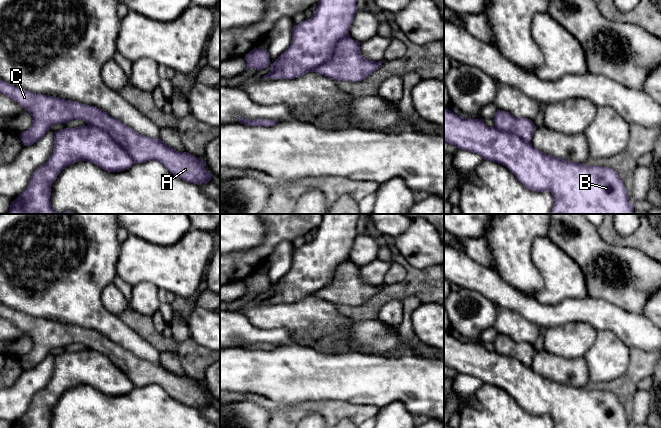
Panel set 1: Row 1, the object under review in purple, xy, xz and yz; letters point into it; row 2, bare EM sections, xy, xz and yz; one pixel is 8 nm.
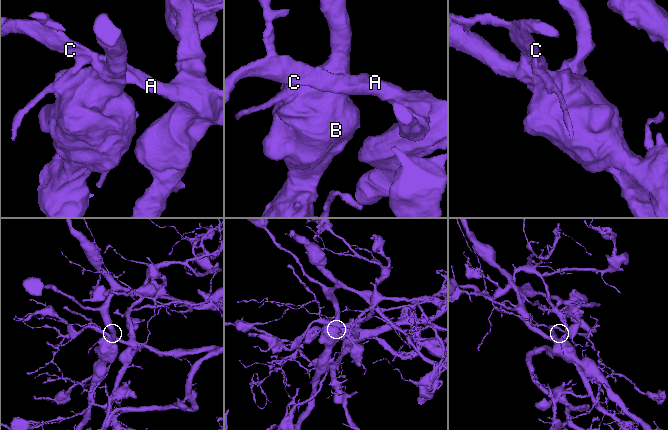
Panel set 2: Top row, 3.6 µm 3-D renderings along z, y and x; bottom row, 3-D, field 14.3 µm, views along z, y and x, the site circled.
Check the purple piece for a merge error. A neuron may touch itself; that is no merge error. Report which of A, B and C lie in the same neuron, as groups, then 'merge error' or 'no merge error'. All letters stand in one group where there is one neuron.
groups A C / B; merge error

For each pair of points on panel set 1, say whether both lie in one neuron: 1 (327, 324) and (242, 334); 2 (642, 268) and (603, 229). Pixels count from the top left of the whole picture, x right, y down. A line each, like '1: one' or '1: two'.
1: two
2: two

